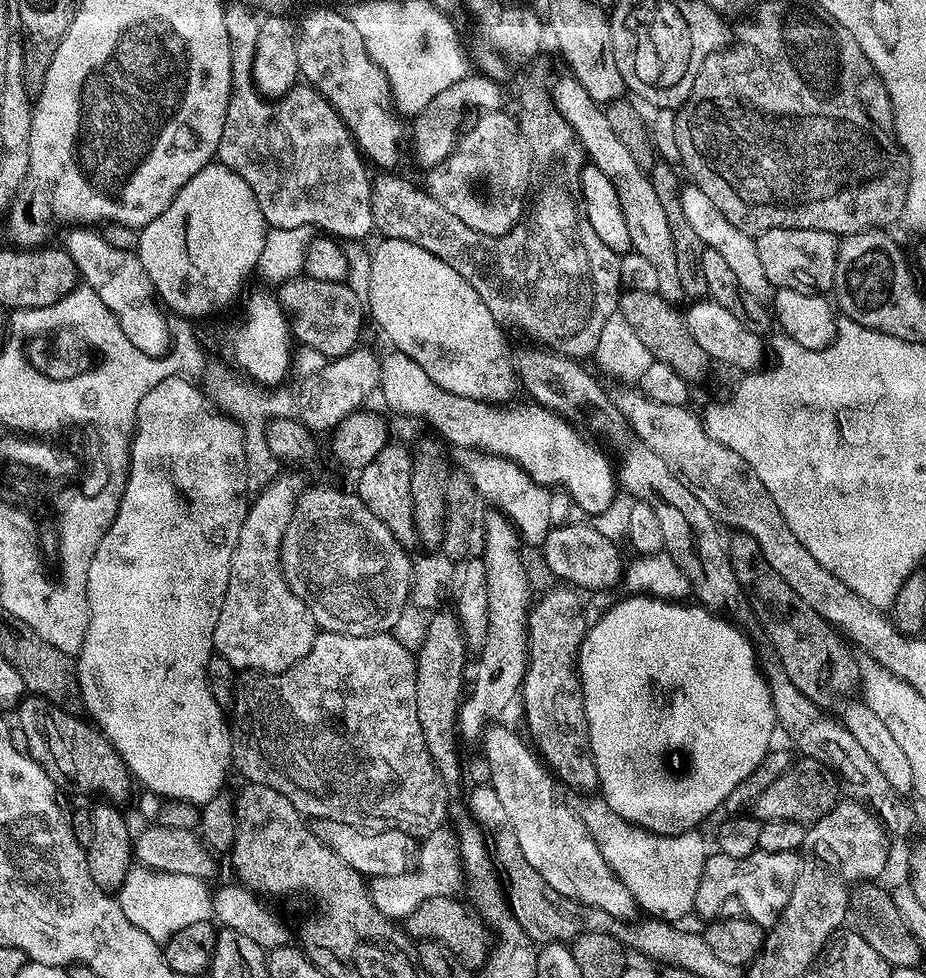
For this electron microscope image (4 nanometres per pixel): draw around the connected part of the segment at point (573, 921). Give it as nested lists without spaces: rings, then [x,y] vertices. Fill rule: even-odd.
[[[483,782],[468,796],[470,814],[482,825],[485,833],[490,834],[490,840],[496,843],[496,858],[508,878],[508,892],[506,902],[511,908],[514,918],[522,926],[524,933],[535,940],[537,945],[554,944],[557,942],[571,942],[583,932],[592,931],[588,925],[588,906],[563,897],[557,890],[551,889],[526,860],[518,844],[518,837],[514,826],[510,824],[509,815],[502,806],[501,799],[495,793],[491,784]]]

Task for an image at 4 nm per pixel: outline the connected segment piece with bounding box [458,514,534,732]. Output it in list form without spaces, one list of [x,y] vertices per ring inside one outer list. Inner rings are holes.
[[[503,514],[485,515],[482,520],[482,548],[484,544],[484,577],[486,578],[486,598],[488,599],[488,633],[484,645],[478,650],[476,660],[476,681],[471,681],[470,691],[463,697],[458,724],[461,729],[476,732],[485,727],[487,716],[500,716],[512,704],[512,699],[521,695],[524,687],[524,675],[528,669],[528,616],[533,603],[532,584],[528,581],[528,568],[524,565],[524,556],[520,553],[522,539],[512,520]]]

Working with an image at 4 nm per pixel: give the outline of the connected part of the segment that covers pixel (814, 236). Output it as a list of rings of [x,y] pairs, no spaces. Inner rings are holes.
[[[775,228],[760,233],[759,236],[755,237],[755,242],[758,262],[762,262],[762,270],[773,289],[798,290],[802,294],[814,294],[815,296],[832,292],[838,244],[829,232],[798,230],[797,228]]]

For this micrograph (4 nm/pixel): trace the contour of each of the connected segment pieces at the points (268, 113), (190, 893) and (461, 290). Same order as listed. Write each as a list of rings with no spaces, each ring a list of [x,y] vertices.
[[[232,7],[232,11],[224,15],[224,21],[230,42],[232,92],[228,96],[226,122],[222,126],[219,163],[234,170],[234,174],[238,174],[238,178],[242,178],[242,182],[254,190],[254,198],[258,198],[258,206],[268,228],[312,226],[341,241],[366,239],[372,232],[372,180],[364,169],[365,161],[352,133],[331,102],[311,86],[291,88],[287,94],[271,102],[262,98],[252,80],[260,20],[258,16],[244,11],[244,8]]]
[[[136,866],[124,877],[124,883],[118,889],[118,899],[122,914],[134,926],[144,924],[145,928],[156,928],[160,936],[171,939],[178,934],[178,930],[186,930],[186,926],[194,926],[194,922],[213,919],[212,899],[213,893],[205,881],[187,876],[186,874],[170,874],[169,872],[156,872],[152,868]]]
[[[385,238],[380,242],[368,264],[366,304],[371,319],[373,316],[377,326],[384,328],[385,334],[392,339],[391,347],[414,358],[414,362],[418,362],[418,366],[422,366],[433,382],[442,386],[442,390],[495,406],[508,402],[516,388],[518,392],[518,373],[514,356],[508,353],[505,329],[490,314],[486,302],[482,302],[480,295],[461,274],[422,246]]]

